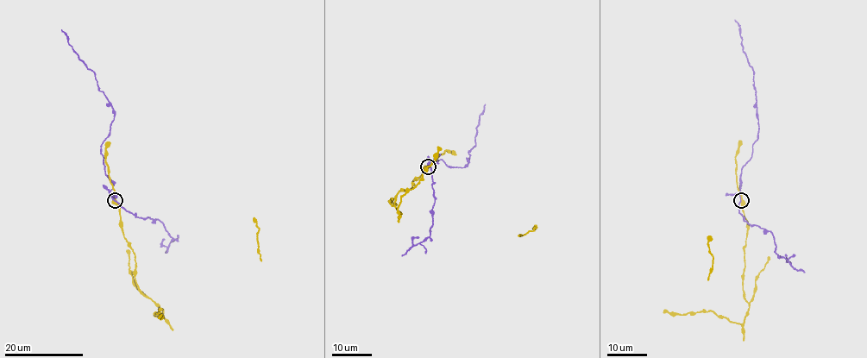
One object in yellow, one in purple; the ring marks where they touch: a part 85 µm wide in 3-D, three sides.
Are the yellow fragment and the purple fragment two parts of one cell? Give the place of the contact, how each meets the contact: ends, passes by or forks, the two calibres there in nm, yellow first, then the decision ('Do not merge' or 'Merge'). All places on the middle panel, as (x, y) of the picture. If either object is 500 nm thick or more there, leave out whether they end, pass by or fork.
Place: (428, 166). At the ring yellow passes by. At the ring purple passes by. Thickness 480 nm (yellow) against 220 nm. Do not merge

